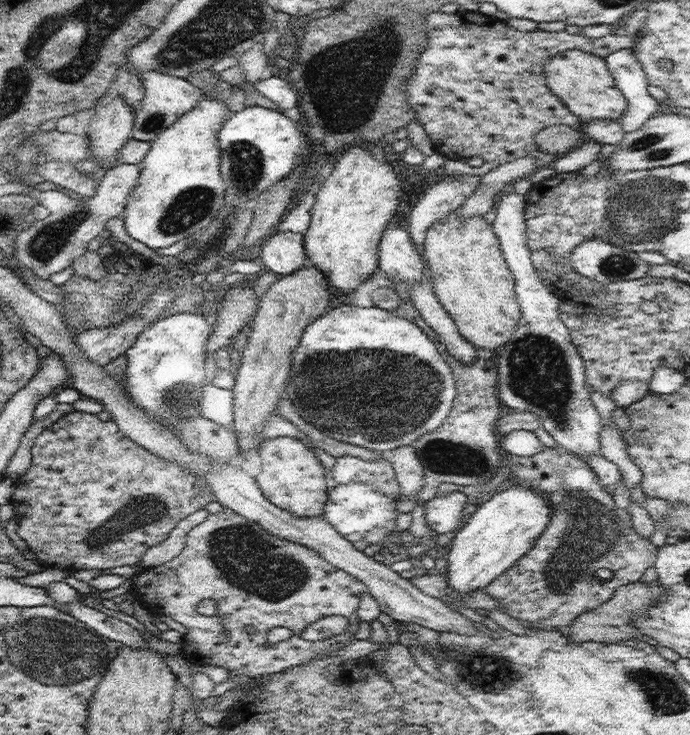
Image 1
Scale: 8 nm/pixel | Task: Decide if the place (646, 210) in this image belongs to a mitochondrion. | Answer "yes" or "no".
yes

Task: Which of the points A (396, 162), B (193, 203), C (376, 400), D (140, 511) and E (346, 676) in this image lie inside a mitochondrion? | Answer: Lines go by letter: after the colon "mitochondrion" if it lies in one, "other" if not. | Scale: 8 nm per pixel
A: other
B: mitochondrion
C: mitochondrion
D: mitochondrion
E: other

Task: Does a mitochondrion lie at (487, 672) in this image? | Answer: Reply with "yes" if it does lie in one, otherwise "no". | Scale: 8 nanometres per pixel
yes

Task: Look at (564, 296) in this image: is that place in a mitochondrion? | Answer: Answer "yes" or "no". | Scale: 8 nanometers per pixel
no

